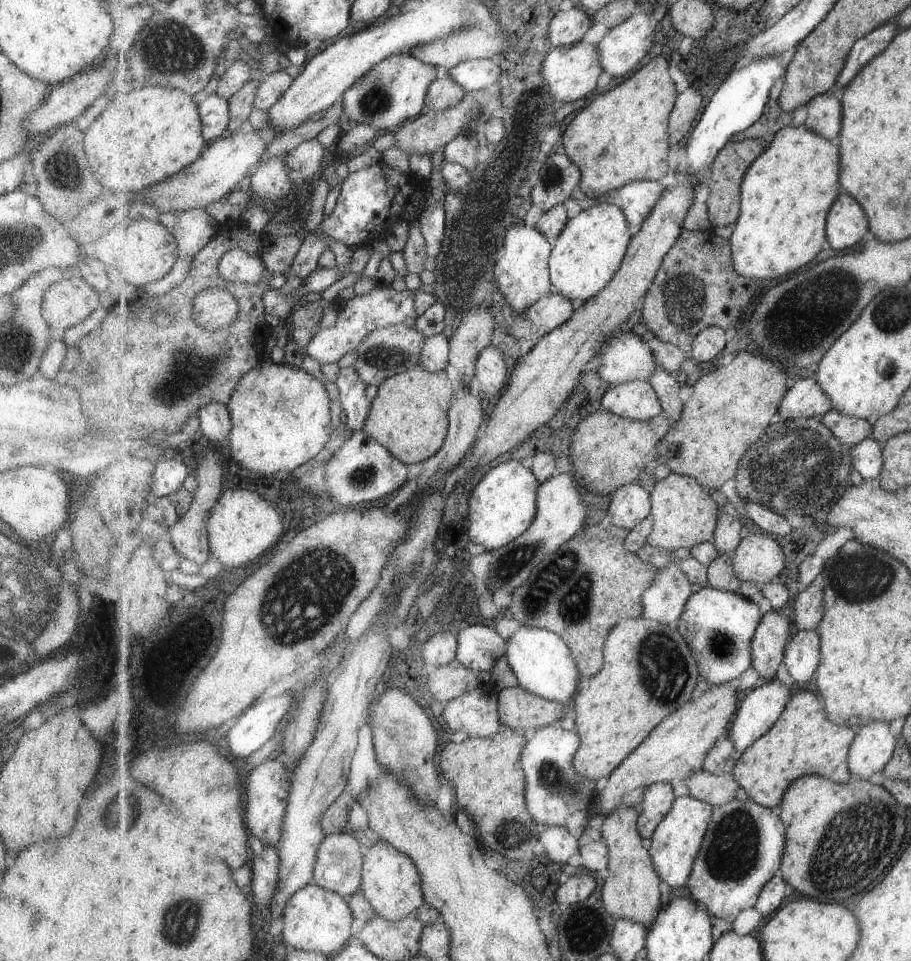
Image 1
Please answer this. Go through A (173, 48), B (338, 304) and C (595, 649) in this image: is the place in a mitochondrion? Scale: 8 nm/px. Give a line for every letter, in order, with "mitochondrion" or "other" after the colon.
A: mitochondrion
B: other
C: other

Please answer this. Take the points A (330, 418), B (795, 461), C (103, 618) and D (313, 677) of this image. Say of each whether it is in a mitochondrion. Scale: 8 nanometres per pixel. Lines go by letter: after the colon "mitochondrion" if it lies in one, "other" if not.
A: other
B: mitochondrion
C: other
D: other

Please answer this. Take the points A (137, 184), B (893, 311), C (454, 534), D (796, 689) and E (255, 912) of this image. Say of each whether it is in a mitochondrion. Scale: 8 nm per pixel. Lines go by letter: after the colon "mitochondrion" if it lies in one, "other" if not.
A: other
B: mitochondrion
C: other
D: other
E: other

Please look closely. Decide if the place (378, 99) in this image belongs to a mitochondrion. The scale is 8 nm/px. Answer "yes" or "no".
yes

